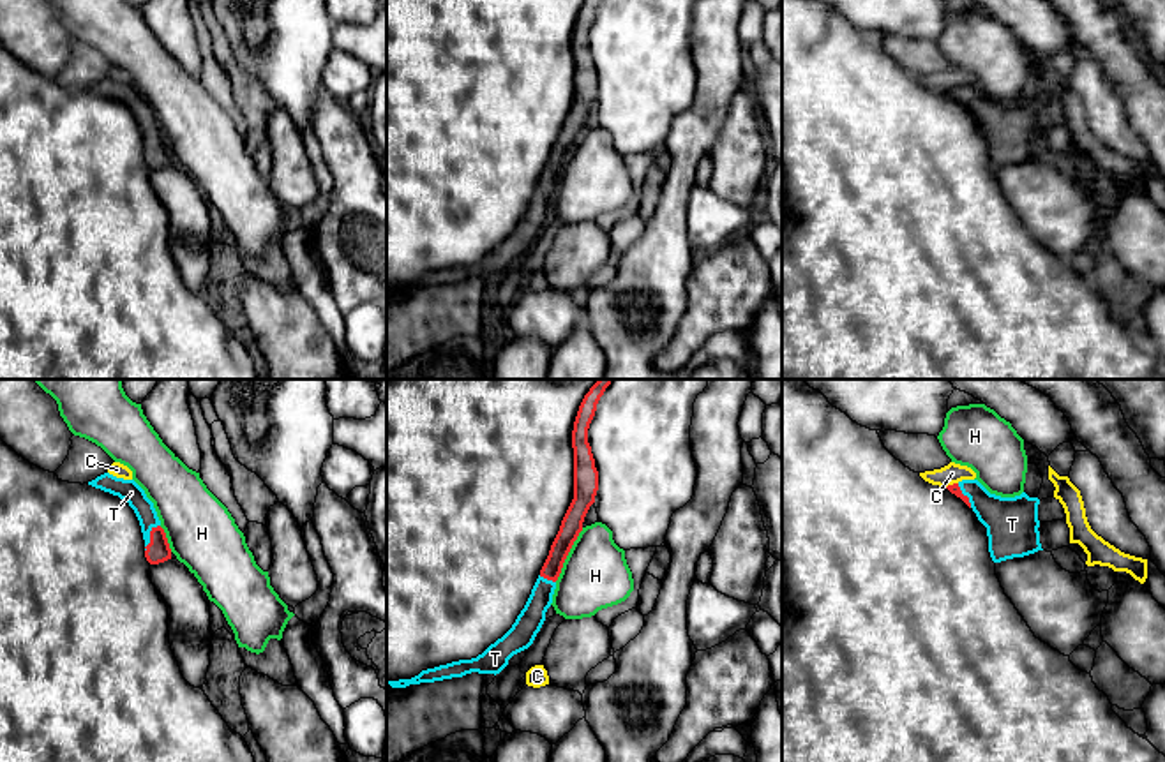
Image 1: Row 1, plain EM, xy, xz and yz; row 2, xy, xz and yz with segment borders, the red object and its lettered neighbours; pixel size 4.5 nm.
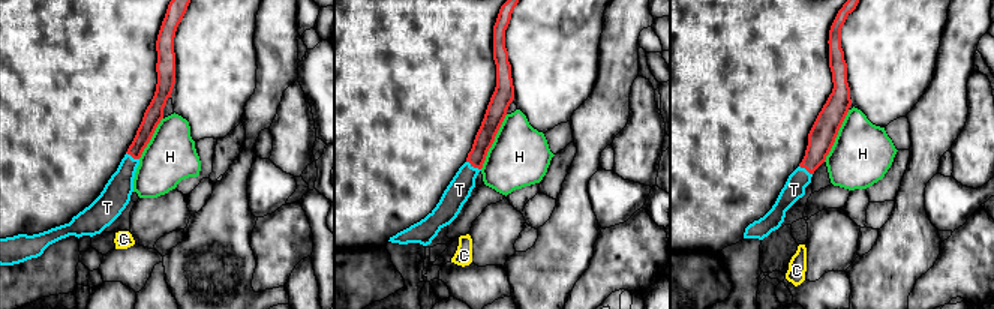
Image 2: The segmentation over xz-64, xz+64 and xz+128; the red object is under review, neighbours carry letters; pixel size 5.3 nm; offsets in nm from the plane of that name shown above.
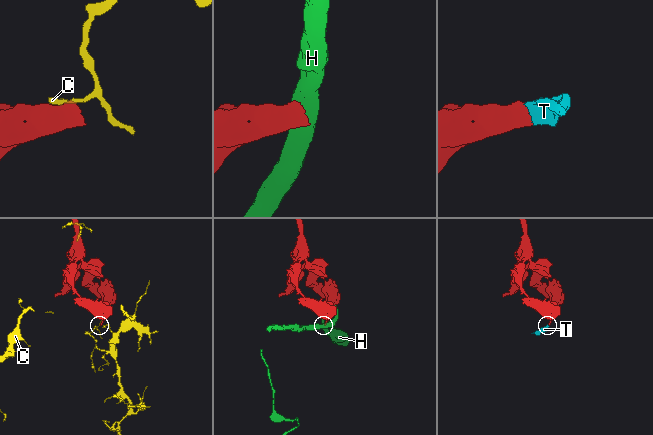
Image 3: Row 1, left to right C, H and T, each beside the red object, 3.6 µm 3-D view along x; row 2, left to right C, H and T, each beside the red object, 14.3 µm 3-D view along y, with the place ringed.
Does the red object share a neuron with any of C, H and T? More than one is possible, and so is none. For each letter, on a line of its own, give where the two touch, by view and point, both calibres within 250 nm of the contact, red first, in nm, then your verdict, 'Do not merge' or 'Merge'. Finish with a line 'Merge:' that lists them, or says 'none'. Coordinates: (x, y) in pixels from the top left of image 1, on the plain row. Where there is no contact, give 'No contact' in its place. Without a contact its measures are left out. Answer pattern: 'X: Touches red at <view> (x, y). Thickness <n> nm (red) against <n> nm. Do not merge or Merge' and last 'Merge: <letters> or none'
C: Touches red at yz (954, 89). Thickness 50 nm (red) against 90 nm. Do not merge
H: Touches red at xz (567, 159). Thickness 100 nm (red) against 300 nm. Do not merge
T: Touches red at xy (150, 141). Thickness 110 nm (red) against 100 nm. Merge
Merge: T

